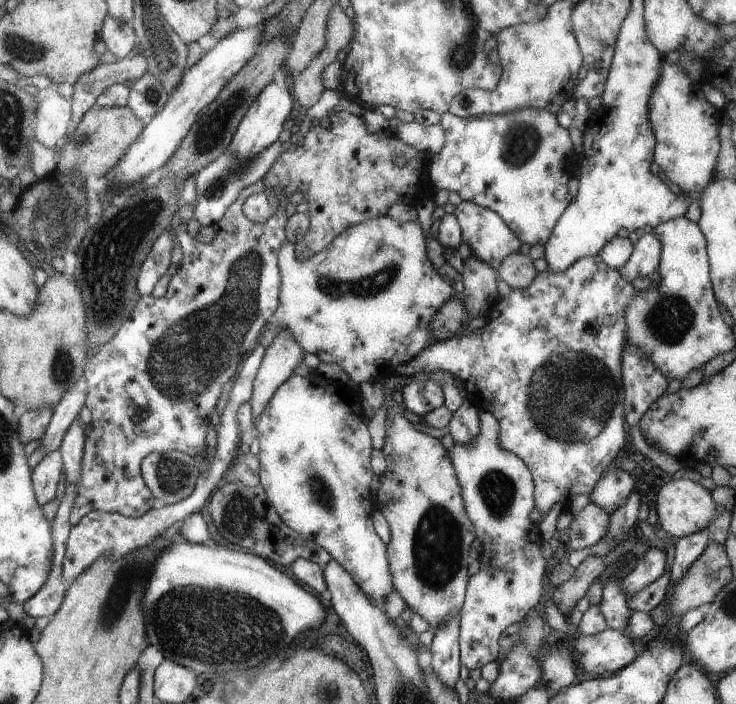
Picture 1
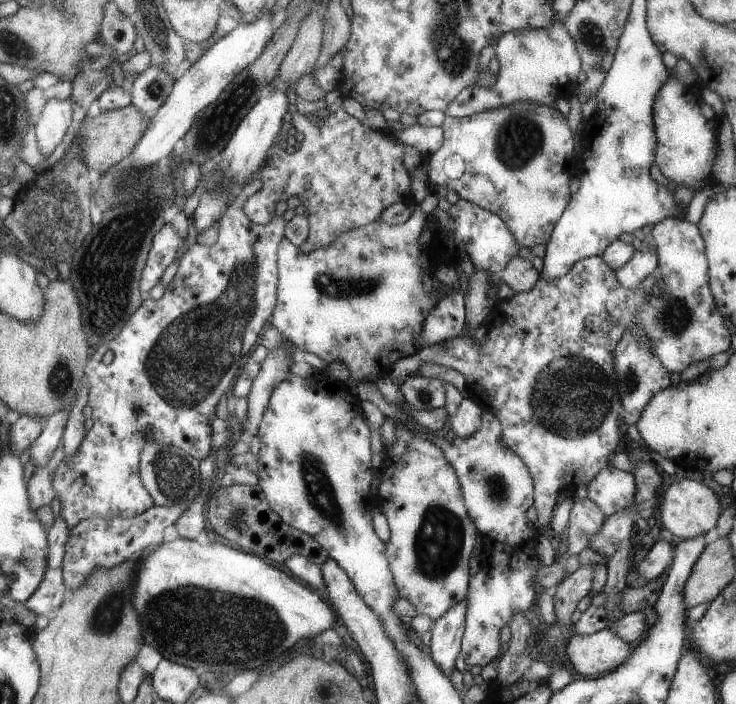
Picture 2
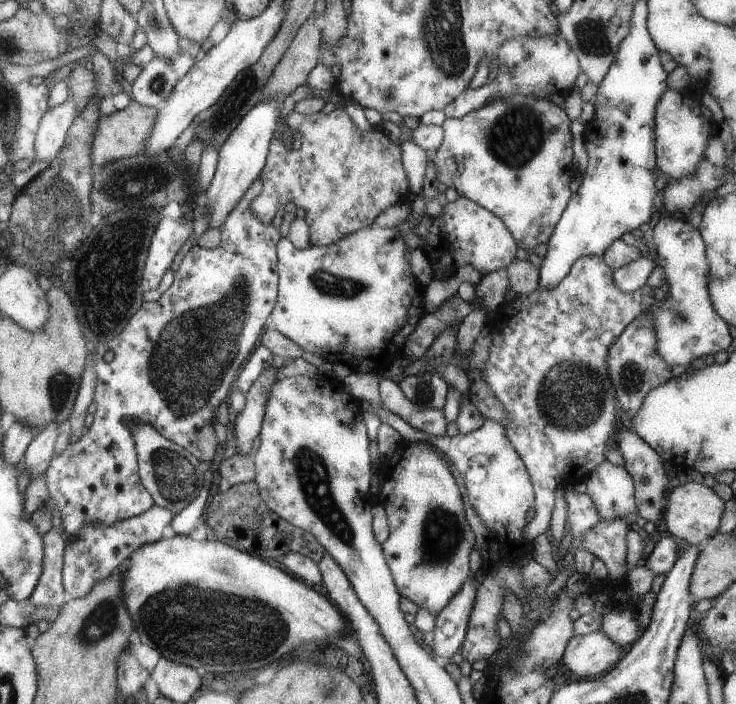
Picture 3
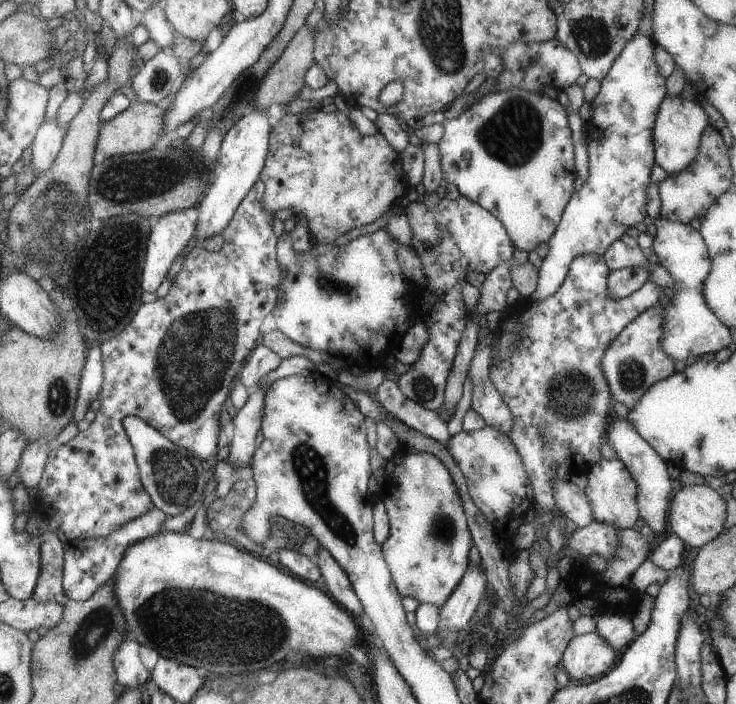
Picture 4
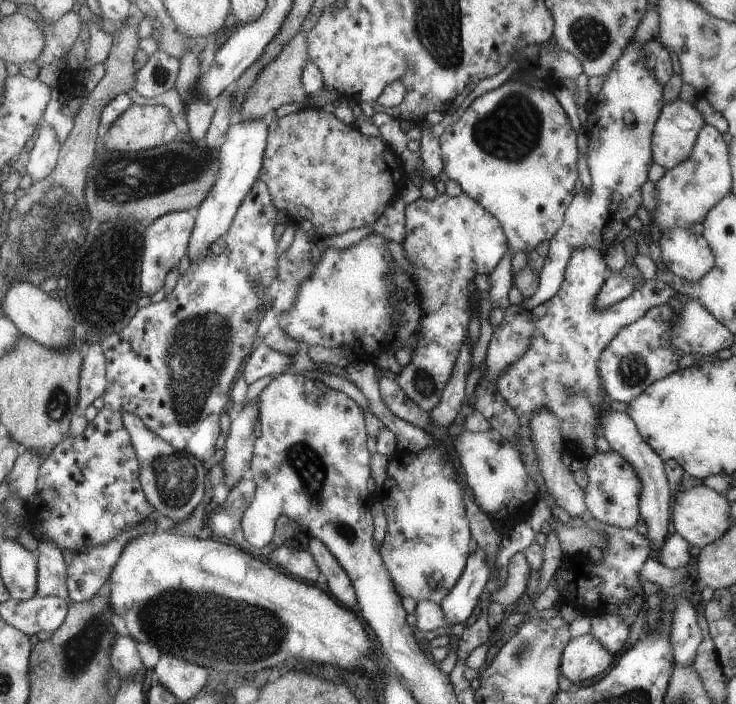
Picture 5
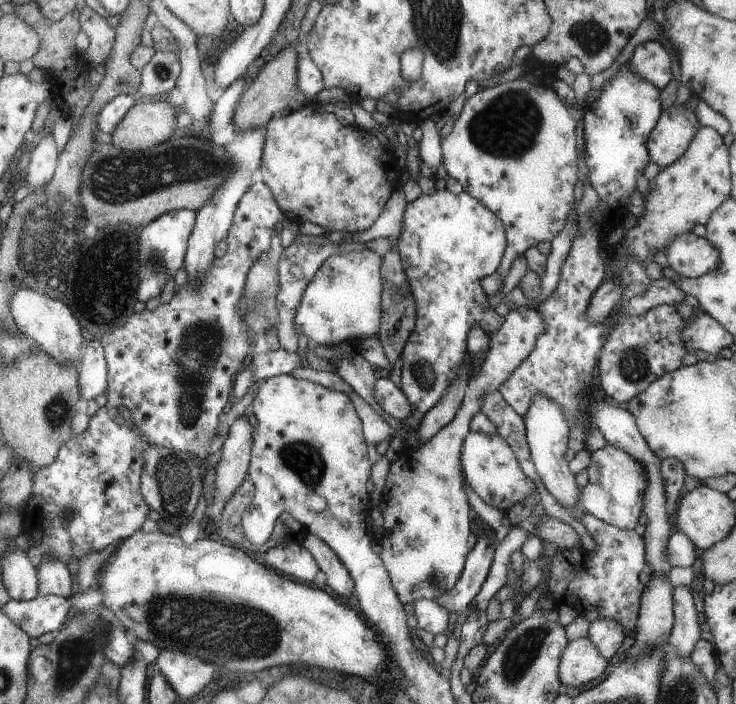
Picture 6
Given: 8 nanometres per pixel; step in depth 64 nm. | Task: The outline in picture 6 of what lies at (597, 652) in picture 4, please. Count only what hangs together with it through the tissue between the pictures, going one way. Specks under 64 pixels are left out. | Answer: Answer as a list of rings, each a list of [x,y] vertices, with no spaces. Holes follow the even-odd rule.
[[[587,636],[569,641],[558,664],[560,684],[579,688],[595,680],[605,670],[607,663],[609,661]]]

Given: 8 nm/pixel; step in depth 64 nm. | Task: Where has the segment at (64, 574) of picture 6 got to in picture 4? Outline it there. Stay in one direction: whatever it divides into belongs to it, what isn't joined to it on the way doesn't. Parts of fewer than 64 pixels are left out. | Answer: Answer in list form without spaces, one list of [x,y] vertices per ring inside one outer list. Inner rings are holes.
[[[44,531],[40,536],[42,540],[42,553],[37,586],[31,596],[37,602],[55,601],[60,605],[67,602],[67,596],[62,587],[63,548],[57,533]]]

